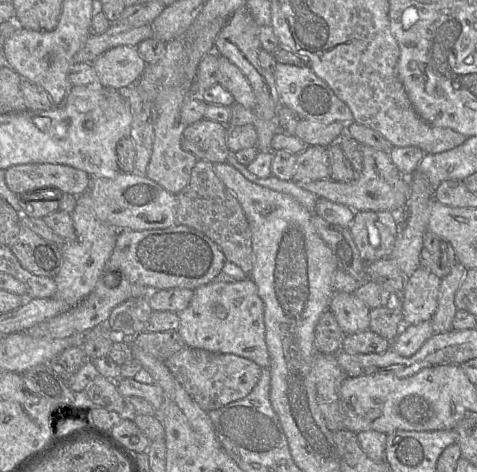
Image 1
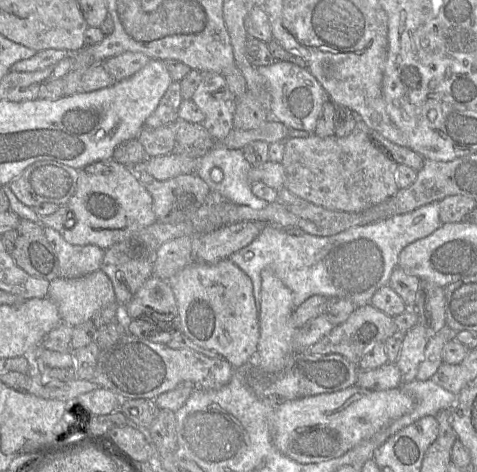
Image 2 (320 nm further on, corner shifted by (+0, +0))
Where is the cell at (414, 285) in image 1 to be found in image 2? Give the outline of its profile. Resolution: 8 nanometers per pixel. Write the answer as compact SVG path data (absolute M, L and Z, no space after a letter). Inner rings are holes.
M420 322L402 336L402 346L396 361L402 375L402 383L416 379L428 340L426 329Z

